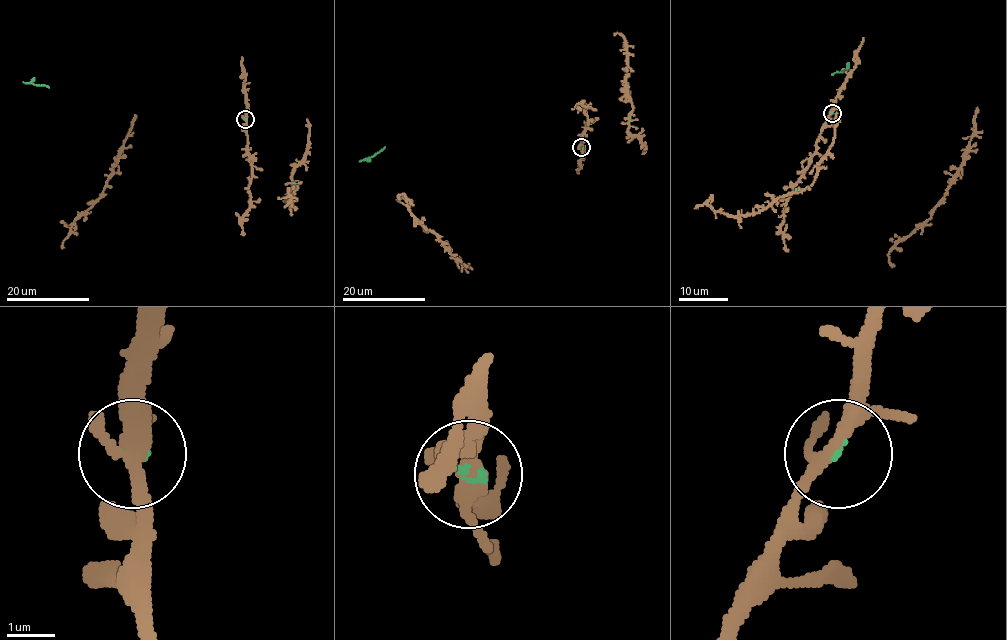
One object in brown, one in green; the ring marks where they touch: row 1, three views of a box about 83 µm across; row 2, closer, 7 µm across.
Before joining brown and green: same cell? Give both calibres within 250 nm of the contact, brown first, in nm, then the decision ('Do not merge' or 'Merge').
Thickness 280 nm (brown) against 90 nm. Merge

